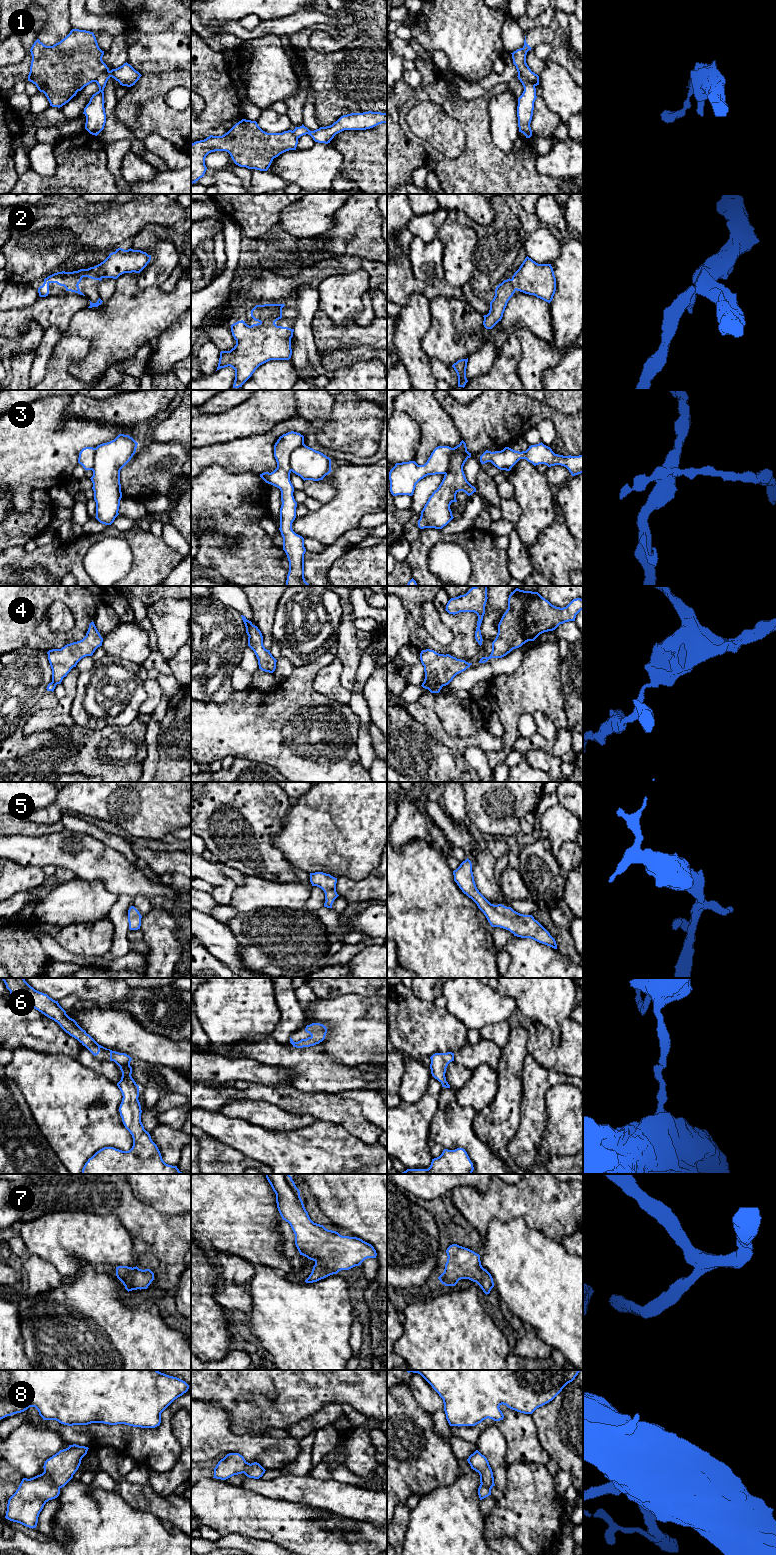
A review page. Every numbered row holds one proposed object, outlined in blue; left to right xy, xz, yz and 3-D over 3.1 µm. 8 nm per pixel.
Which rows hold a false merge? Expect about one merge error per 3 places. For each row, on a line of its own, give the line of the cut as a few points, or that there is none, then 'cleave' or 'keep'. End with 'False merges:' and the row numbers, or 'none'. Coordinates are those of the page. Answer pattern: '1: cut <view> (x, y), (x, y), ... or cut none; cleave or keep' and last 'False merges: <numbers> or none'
1: cut yz (518, 74), (522, 75), (534, 86); cleave
2: cut none; keep
3: cut none; keep
4: cut yz (424, 681), (442, 686); cleave
5: cut none; keep
6: cut none; keep
7: cut none; keep
8: cut none; keep
False merges: 1, 4

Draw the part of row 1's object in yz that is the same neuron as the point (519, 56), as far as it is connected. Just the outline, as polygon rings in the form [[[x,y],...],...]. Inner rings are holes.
[[[526,36],[524,40],[524,46],[520,49],[517,49],[512,54],[513,63],[516,66],[519,76],[523,76],[527,81],[534,86],[539,85],[539,76],[531,71],[529,66],[526,63],[526,55],[529,50],[532,48],[526,43]]]

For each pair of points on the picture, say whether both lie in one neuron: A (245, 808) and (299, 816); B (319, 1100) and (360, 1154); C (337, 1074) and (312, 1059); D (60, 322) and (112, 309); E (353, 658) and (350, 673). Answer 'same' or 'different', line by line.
A: different
B: different
C: same
D: different
E: same

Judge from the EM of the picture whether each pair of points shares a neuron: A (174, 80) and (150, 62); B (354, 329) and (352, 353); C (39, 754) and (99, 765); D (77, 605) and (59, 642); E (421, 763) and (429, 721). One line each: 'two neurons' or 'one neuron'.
A: two neurons
B: two neurons
C: one neuron
D: one neuron
E: two neurons

